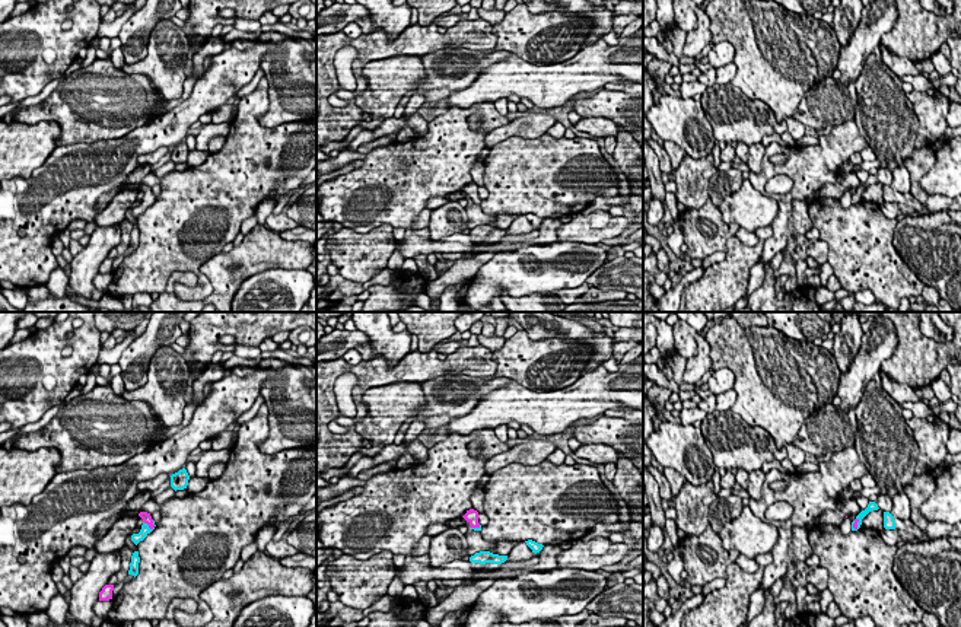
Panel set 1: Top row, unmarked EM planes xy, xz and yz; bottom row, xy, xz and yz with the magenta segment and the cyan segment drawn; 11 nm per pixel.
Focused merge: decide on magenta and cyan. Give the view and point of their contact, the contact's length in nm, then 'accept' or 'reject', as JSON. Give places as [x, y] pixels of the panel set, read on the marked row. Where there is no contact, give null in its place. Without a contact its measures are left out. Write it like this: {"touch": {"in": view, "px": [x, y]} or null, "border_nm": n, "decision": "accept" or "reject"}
{"touch": {"in": "xy", "px": [149, 527]}, "border_nm": 150, "decision": "accept"}

